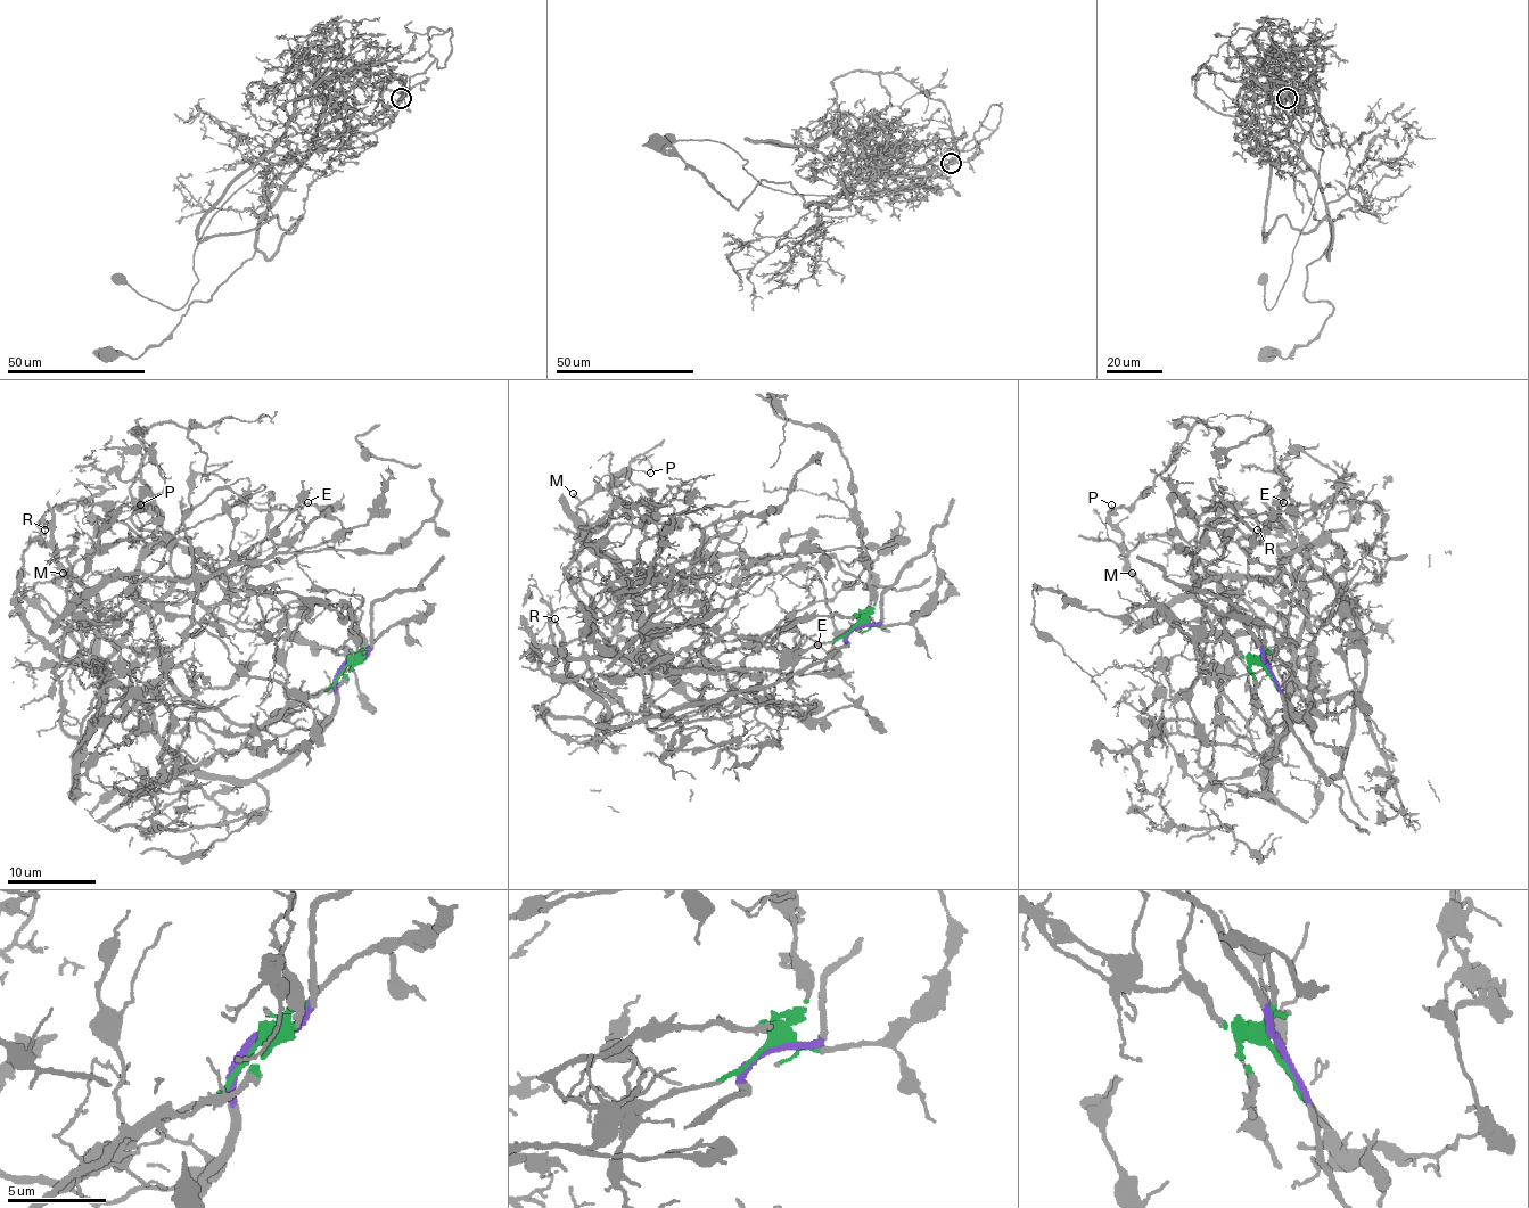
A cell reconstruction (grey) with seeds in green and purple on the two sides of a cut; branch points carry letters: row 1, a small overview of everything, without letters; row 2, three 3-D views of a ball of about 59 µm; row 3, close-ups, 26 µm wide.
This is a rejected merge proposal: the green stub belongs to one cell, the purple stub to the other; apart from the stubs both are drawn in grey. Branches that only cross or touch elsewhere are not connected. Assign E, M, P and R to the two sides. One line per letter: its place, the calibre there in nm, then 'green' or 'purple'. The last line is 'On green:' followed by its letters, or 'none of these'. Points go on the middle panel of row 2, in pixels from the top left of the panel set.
E: (818, 644) | 140 nm | green
M: (573, 493) | 70 nm | green
P: (650, 473) | 90 nm | green
R: (555, 618) | 100 nm | purple
On green: E, M, P

